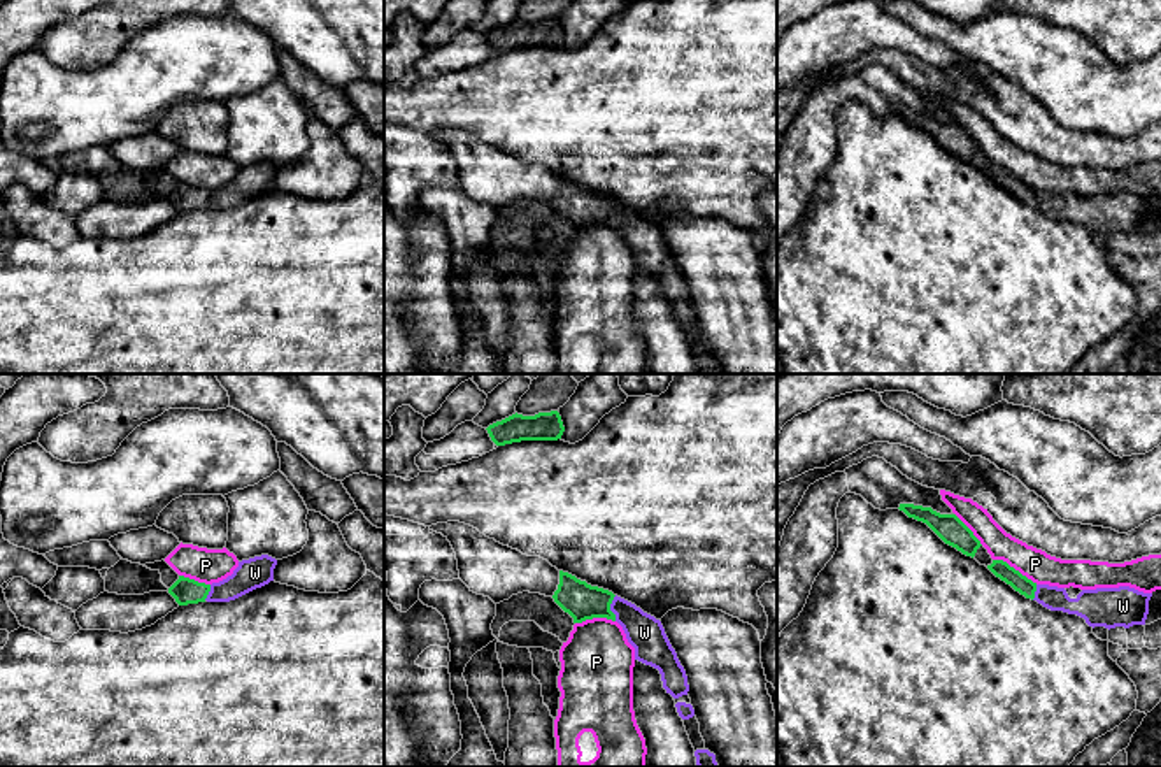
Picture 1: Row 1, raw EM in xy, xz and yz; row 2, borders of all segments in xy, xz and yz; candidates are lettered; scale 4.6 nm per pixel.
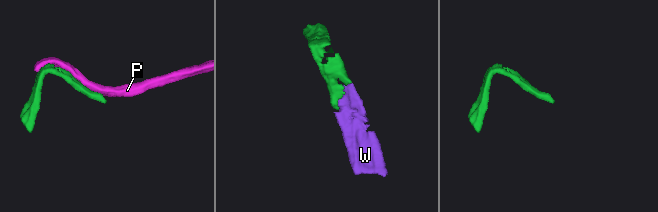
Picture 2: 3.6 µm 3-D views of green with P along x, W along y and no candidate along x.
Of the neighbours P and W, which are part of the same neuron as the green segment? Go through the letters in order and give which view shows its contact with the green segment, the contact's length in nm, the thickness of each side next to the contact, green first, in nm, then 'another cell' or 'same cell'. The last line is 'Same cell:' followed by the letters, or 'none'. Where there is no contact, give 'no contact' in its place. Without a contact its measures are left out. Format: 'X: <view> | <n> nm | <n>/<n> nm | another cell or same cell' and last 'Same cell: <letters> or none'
P: yz | 240 nm | 80/140 nm | another cell
W: xz | 120 nm | 170/170 nm | same cell
Same cell: W

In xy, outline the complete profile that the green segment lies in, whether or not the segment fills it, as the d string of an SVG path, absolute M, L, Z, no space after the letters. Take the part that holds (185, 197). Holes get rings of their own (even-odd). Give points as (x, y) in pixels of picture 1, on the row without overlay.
M268 161L242 167L231 183L212 191L179 183L179 186L168 195L168 200L179 212L205 207L230 209L274 188L275 172L277 167Z

